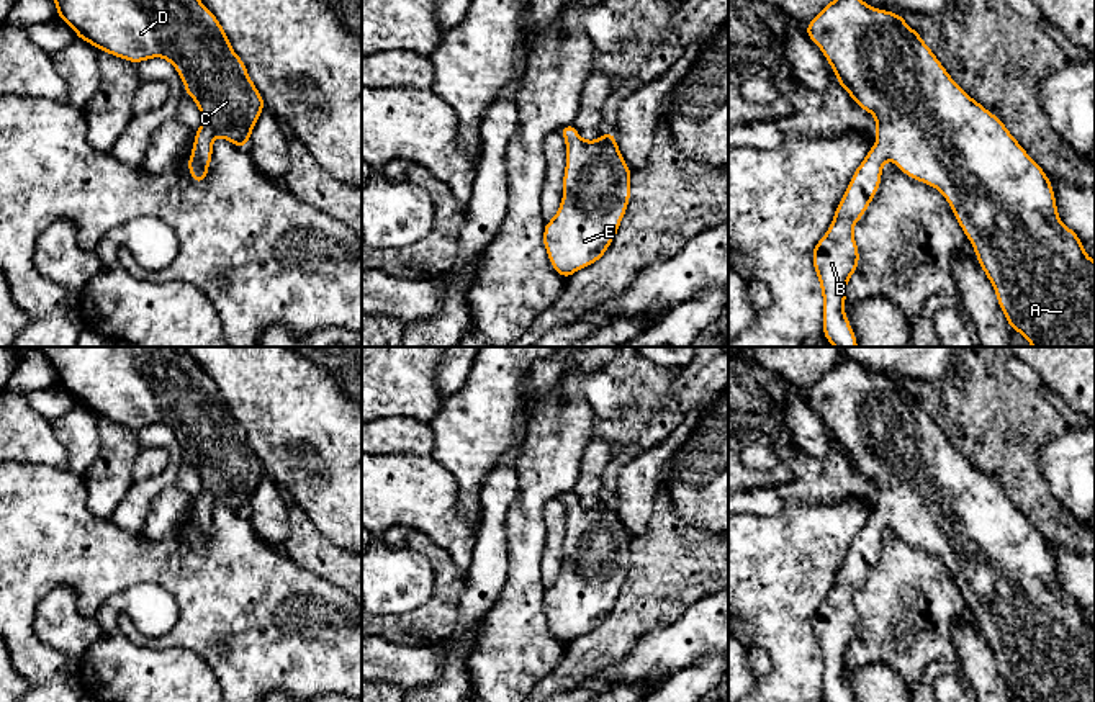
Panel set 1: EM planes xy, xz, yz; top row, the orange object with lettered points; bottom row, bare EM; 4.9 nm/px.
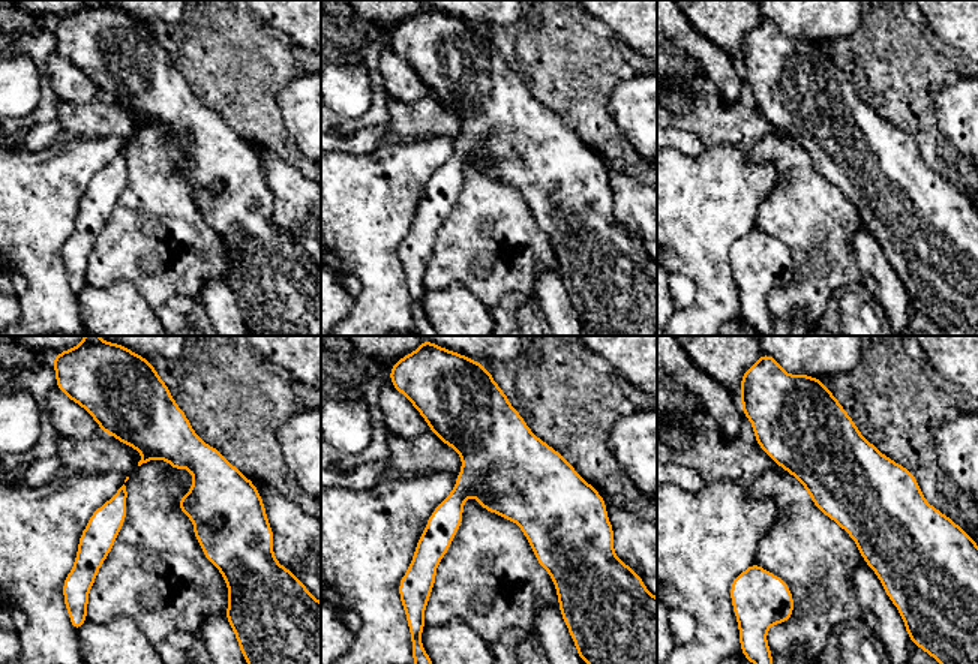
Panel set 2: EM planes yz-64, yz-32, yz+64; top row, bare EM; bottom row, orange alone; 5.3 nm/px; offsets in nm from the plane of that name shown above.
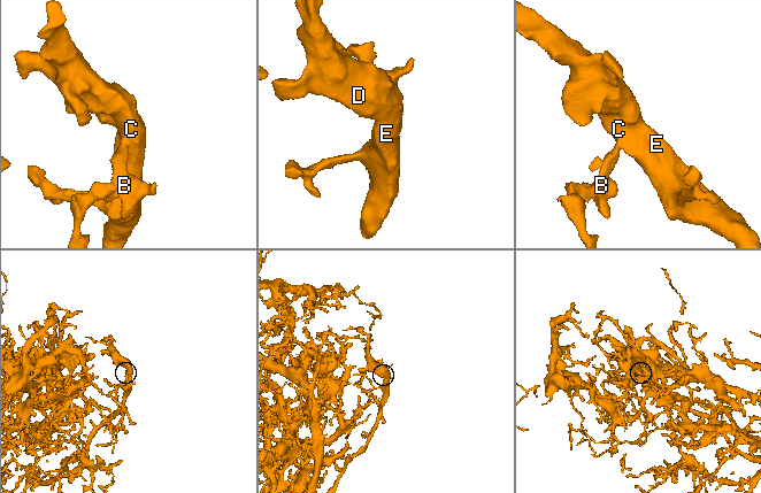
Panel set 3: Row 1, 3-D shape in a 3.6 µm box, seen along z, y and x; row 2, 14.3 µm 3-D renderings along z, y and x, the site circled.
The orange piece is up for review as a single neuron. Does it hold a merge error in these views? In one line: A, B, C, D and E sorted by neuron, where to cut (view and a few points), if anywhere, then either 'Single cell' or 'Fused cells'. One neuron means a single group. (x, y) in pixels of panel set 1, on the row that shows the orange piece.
Groups: A B C D E. No split. Single cell

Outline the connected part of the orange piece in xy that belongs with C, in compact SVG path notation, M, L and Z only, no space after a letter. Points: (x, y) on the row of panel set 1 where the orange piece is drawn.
M54 0L57 18L65 21L82 41L133 64L151 57L167 59L185 83L201 115L200 129L187 169L196 185L208 177L213 139L224 137L247 147L265 101L247 75L244 61L232 51L219 20L201 0Z

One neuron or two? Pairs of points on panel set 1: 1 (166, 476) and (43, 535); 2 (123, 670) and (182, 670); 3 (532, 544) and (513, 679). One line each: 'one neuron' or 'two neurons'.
1: two neurons
2: one neuron
3: one neuron

